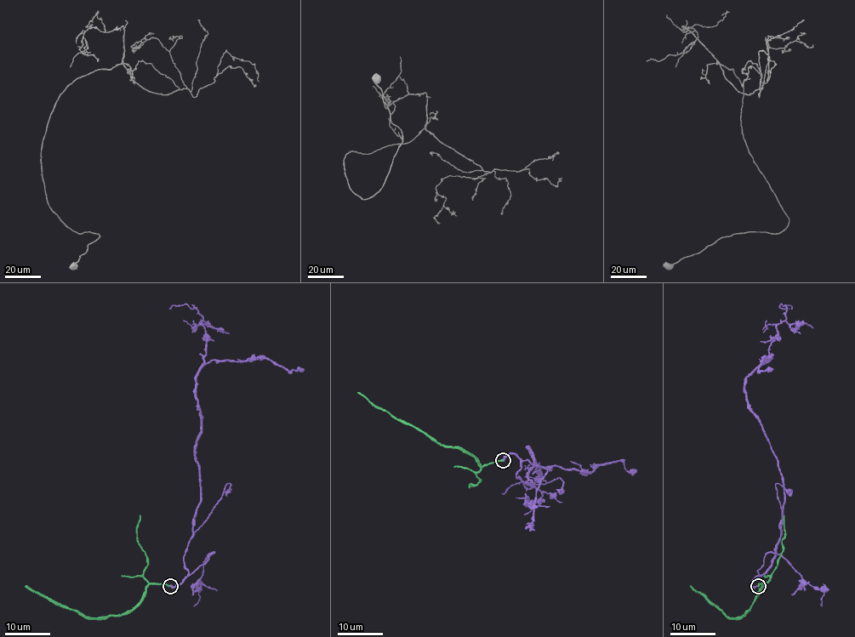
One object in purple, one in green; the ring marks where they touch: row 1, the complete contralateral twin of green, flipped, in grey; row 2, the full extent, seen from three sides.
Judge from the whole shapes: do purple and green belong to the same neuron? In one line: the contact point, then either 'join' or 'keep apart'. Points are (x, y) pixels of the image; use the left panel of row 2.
(170, 586) | keep apart

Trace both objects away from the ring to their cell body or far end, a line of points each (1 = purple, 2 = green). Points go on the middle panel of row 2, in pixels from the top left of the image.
1: (503, 459), (515, 454), (517, 475), (532, 486), (528, 447), (544, 467), (589, 471), (621, 461), (637, 470)
2: (503, 461), (481, 465), (462, 449), (441, 446), (422, 431), (373, 406), (356, 392)

